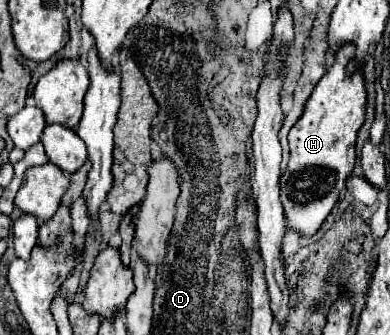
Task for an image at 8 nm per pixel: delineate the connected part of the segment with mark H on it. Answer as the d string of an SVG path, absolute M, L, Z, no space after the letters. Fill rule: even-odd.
M343 46L335 52L333 66L319 80L303 116L289 132L291 158L281 176L281 204L285 208L287 228L297 230L301 236L313 236L321 228L355 166L355 142L365 122L367 90L363 66L355 74L347 74L351 54L355 54L355 46Z

